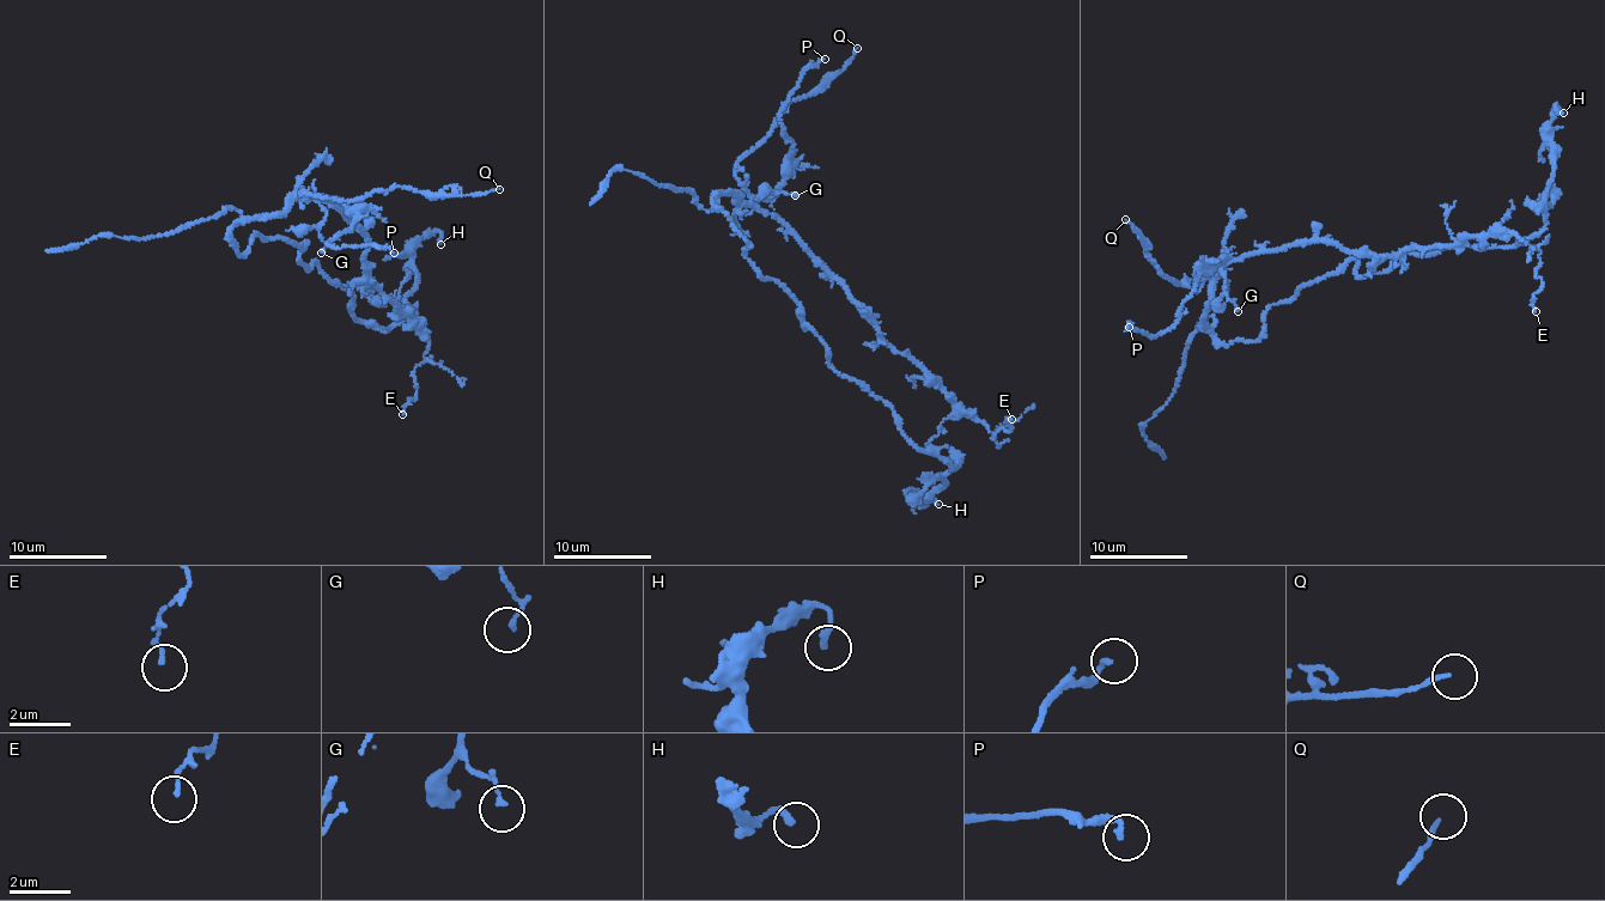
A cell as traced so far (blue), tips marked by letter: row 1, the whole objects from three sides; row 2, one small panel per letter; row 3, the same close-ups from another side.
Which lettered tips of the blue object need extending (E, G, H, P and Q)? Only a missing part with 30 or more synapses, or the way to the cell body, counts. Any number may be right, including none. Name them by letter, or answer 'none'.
none

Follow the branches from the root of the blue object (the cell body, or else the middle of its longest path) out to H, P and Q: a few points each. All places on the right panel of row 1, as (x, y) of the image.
H: (1240, 340), (1353, 260), (1360, 275), (1382, 273), (1405, 251), (1540, 231), (1550, 123), (1563, 113)
P: (1240, 340), (1226, 344), (1205, 323), (1224, 257), (1198, 277), (1175, 323), (1161, 333), (1150, 336), (1129, 327)
Q: (1240, 340), (1226, 344), (1205, 323), (1219, 269), (1179, 282), (1166, 278), (1151, 263), (1149, 247), (1125, 219)

